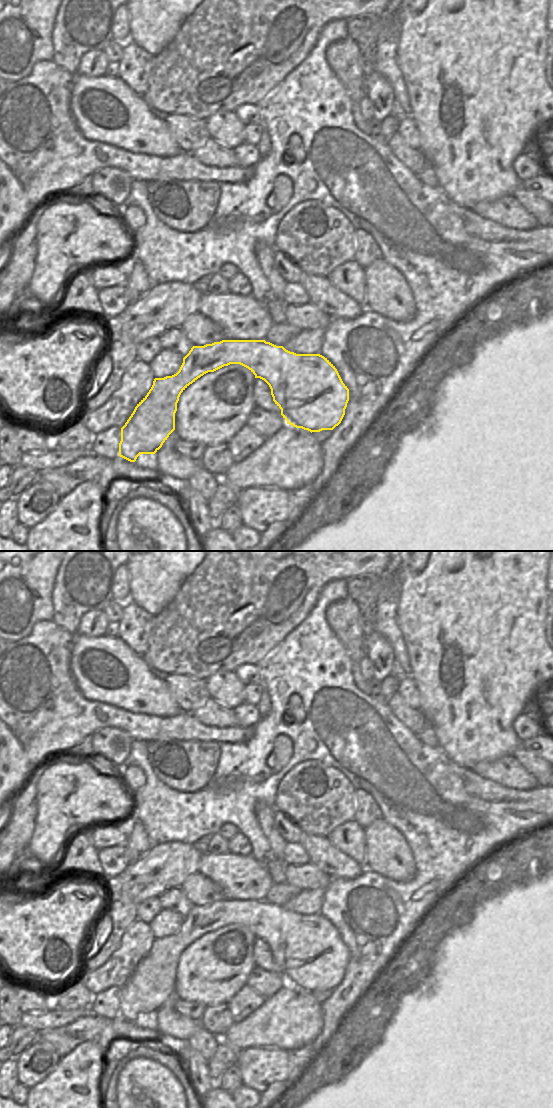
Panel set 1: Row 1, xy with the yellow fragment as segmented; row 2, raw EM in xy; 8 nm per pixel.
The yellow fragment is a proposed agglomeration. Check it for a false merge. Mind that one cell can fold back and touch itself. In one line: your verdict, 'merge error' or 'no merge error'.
no merge error

